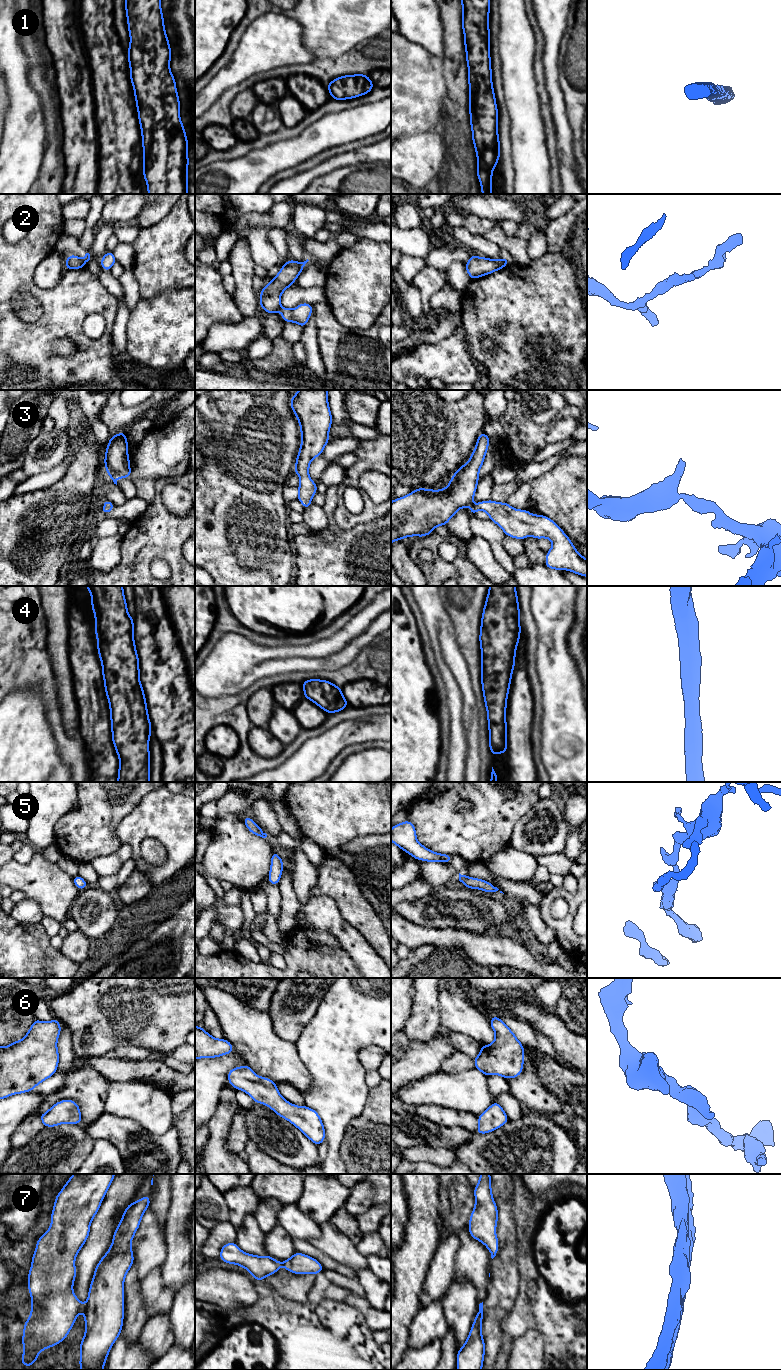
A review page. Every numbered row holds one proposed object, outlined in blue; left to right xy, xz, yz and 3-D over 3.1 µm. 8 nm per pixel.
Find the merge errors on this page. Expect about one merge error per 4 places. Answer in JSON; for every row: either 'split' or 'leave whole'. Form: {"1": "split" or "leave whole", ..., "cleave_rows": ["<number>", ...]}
{"1": "leave whole", "2": "split", "3": "leave whole", "4": "leave whole", "5": "leave whole", "6": "leave whole", "7": "split", "cleave_rows": ["2", "7"]}

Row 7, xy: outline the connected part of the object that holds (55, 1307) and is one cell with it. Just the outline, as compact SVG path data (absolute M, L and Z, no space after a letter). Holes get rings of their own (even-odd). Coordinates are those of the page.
M73 1174L57 1194L51 1213L48 1231L36 1242L31 1268L28 1273L28 1290L31 1295L30 1317L24 1322L21 1362L31 1367L41 1351L51 1348L68 1337L84 1305L73 1292L77 1275L75 1258L85 1244L90 1224L115 1177L115 1174Z

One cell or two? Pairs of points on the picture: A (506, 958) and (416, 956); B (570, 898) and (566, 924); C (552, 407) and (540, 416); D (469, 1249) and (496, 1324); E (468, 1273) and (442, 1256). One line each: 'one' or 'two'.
A: two
B: one
C: one
D: two
E: two

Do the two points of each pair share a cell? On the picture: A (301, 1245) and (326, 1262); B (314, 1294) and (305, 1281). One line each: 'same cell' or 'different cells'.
A: same cell
B: different cells

